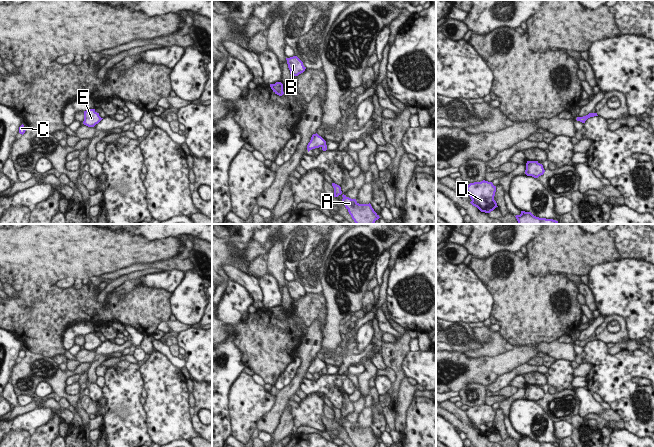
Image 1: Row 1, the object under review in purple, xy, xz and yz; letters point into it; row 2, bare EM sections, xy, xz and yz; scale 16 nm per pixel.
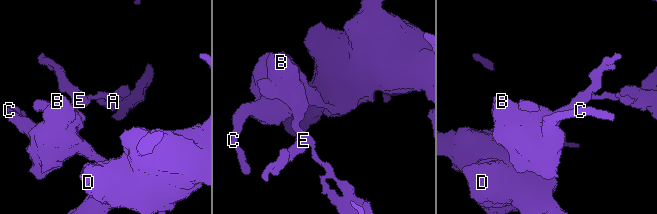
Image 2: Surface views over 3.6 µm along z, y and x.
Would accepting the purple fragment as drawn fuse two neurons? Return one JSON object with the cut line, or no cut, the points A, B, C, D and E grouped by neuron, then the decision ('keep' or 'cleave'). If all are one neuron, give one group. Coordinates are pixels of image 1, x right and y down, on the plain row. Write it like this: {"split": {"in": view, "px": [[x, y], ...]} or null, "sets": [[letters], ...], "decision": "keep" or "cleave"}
{"split": {"in": "xz", "px": [[325, 366], [320, 370]]}, "sets": [["A"], ["B", "C", "D", "E"]], "decision": "cleave"}

